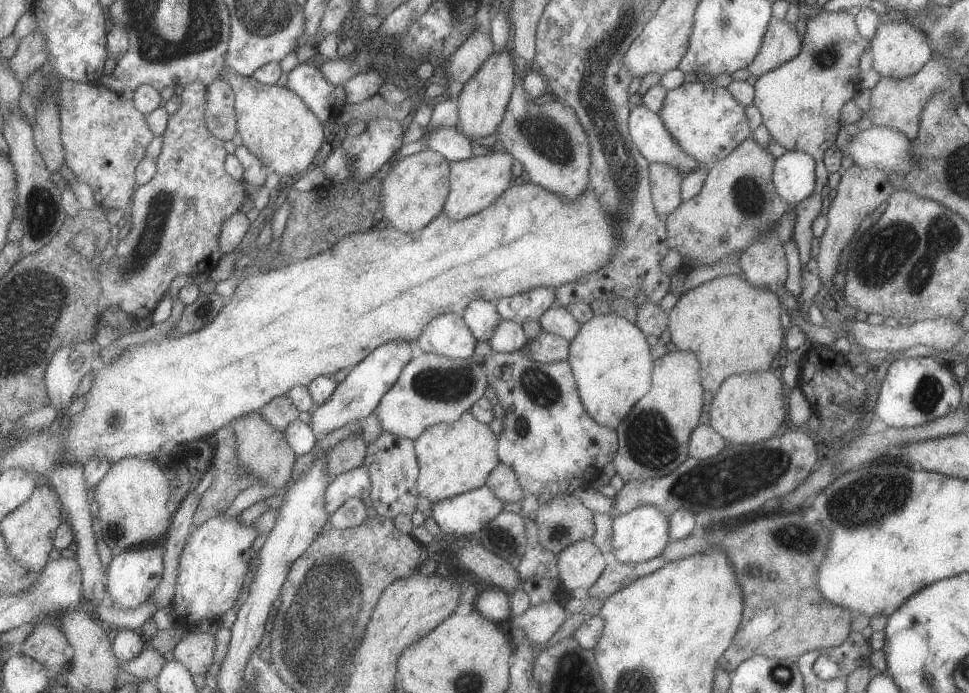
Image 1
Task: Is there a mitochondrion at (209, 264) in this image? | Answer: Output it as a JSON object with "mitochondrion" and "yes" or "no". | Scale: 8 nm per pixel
{"mitochondrion":"no"}

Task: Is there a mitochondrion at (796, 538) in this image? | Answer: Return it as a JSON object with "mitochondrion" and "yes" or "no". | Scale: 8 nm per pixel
{"mitochondrion":"yes"}

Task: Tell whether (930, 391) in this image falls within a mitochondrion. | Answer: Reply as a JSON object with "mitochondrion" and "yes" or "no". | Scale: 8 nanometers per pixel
{"mitochondrion":"yes"}

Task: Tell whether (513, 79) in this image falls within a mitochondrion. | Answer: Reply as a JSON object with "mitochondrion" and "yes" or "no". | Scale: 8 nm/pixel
{"mitochondrion":"no"}

